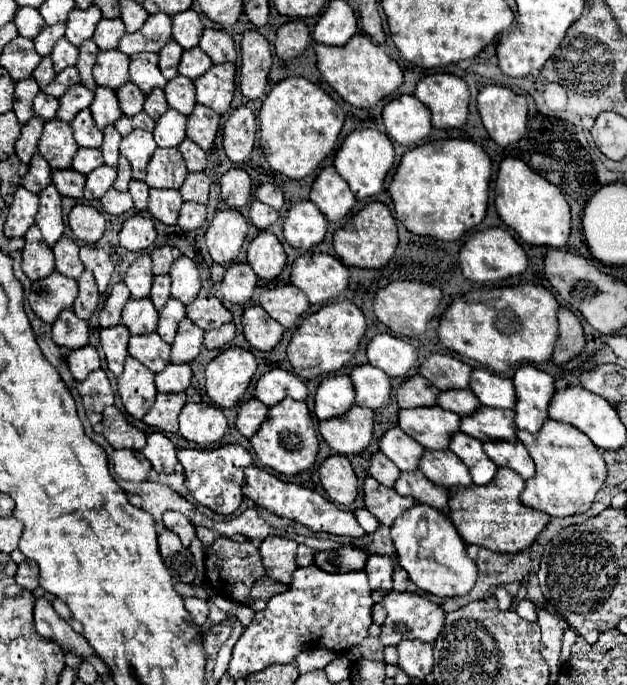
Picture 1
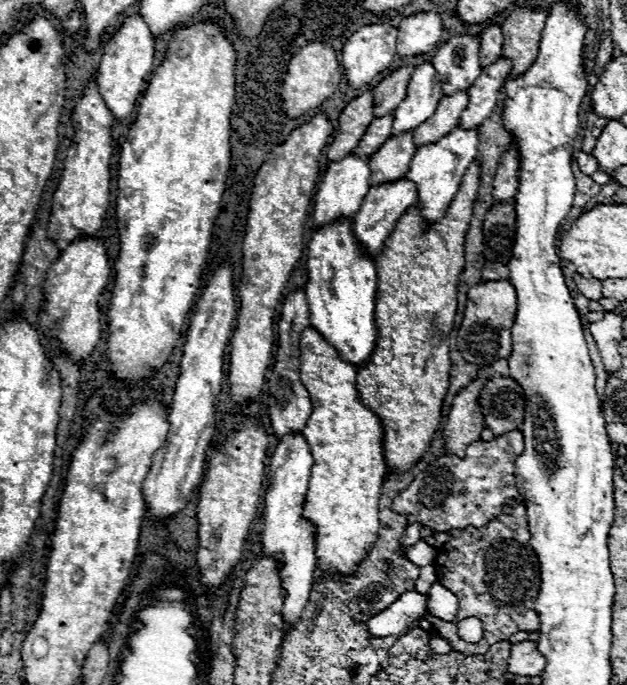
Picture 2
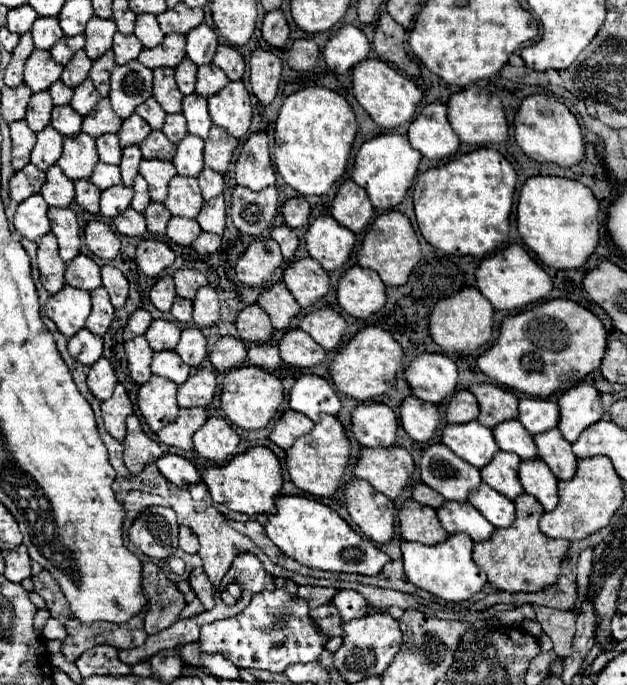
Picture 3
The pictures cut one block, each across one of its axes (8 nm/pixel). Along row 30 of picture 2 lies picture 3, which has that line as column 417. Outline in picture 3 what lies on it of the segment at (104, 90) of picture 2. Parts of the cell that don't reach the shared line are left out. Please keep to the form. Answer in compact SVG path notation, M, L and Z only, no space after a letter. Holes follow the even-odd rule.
M432 102L420 110L408 128L408 140L422 156L430 160L448 160L458 150L458 136L446 118L448 108L442 102Z

